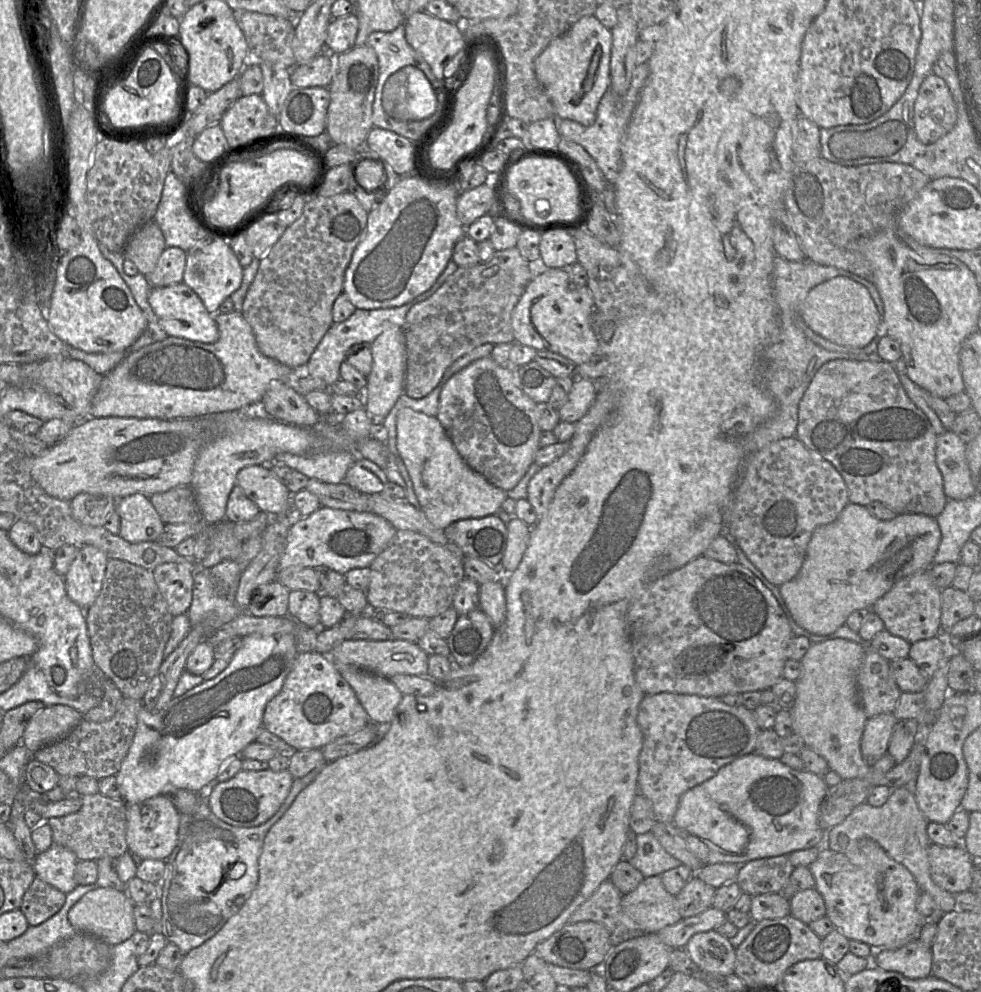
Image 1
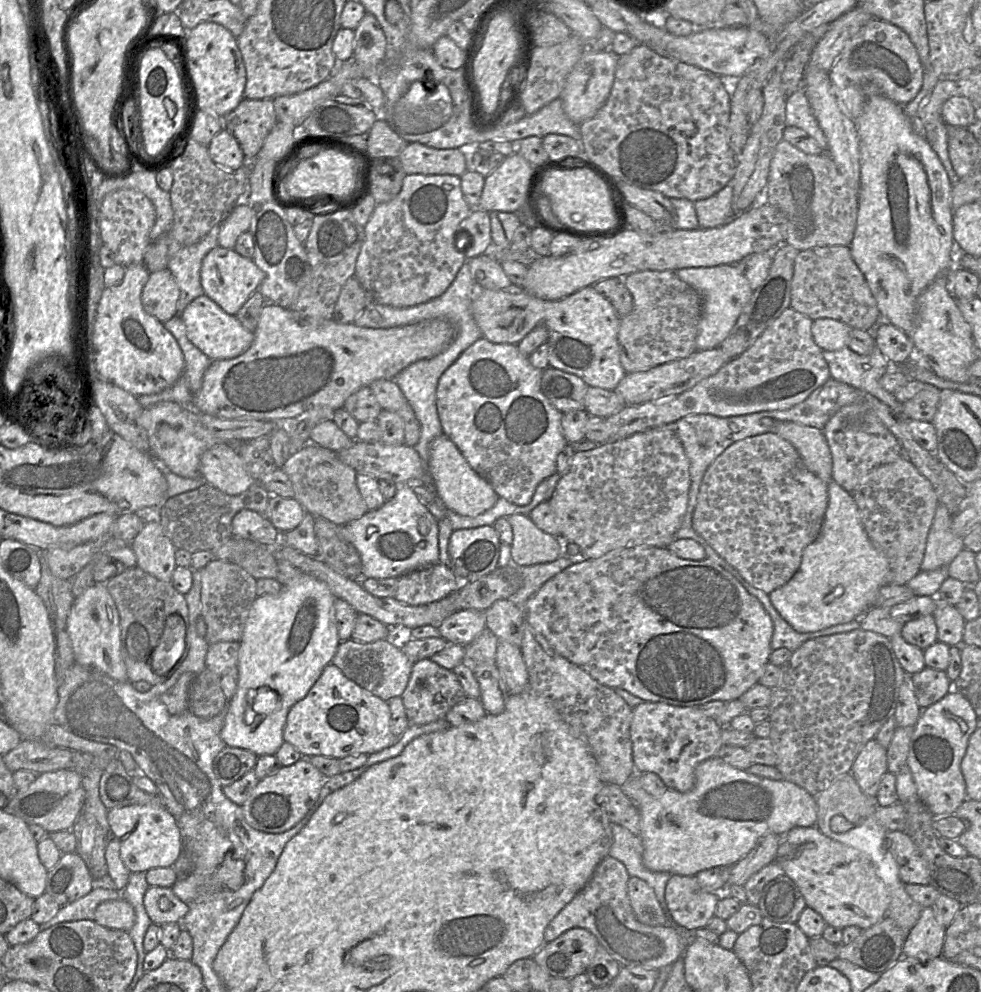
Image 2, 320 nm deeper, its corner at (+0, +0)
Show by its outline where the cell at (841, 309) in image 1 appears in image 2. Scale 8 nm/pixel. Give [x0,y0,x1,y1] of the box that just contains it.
[811,318,851,351]

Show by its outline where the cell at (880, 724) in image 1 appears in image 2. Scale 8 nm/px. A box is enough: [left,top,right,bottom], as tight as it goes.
[851,738,888,797]

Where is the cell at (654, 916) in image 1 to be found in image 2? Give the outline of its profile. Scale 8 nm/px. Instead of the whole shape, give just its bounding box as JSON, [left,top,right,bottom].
[665,874,720,931]

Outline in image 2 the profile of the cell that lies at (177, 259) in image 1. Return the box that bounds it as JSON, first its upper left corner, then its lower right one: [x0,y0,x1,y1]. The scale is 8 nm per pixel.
[141,268,179,323]

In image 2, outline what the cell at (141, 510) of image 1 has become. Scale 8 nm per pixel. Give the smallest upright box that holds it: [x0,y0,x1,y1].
[129,515,177,583]

